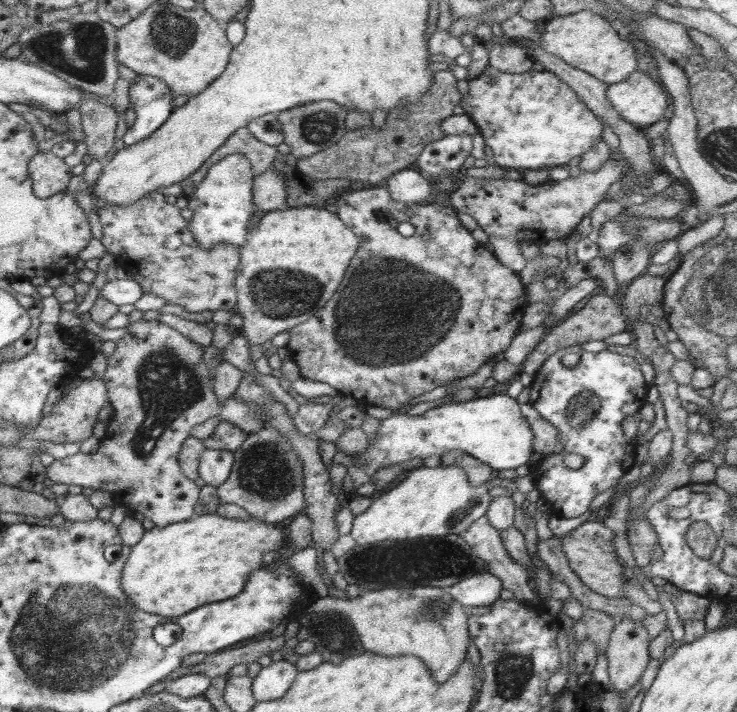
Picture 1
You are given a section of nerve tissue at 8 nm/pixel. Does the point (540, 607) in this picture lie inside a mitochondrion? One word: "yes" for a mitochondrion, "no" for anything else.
no

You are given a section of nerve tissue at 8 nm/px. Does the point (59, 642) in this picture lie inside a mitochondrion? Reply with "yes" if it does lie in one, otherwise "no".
yes

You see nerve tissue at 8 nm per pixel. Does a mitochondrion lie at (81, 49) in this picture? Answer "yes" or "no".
yes

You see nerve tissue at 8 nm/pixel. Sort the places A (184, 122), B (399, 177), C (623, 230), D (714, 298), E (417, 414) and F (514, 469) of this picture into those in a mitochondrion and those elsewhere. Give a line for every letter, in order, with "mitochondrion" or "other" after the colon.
A: other
B: other
C: mitochondrion
D: mitochondrion
E: other
F: other

